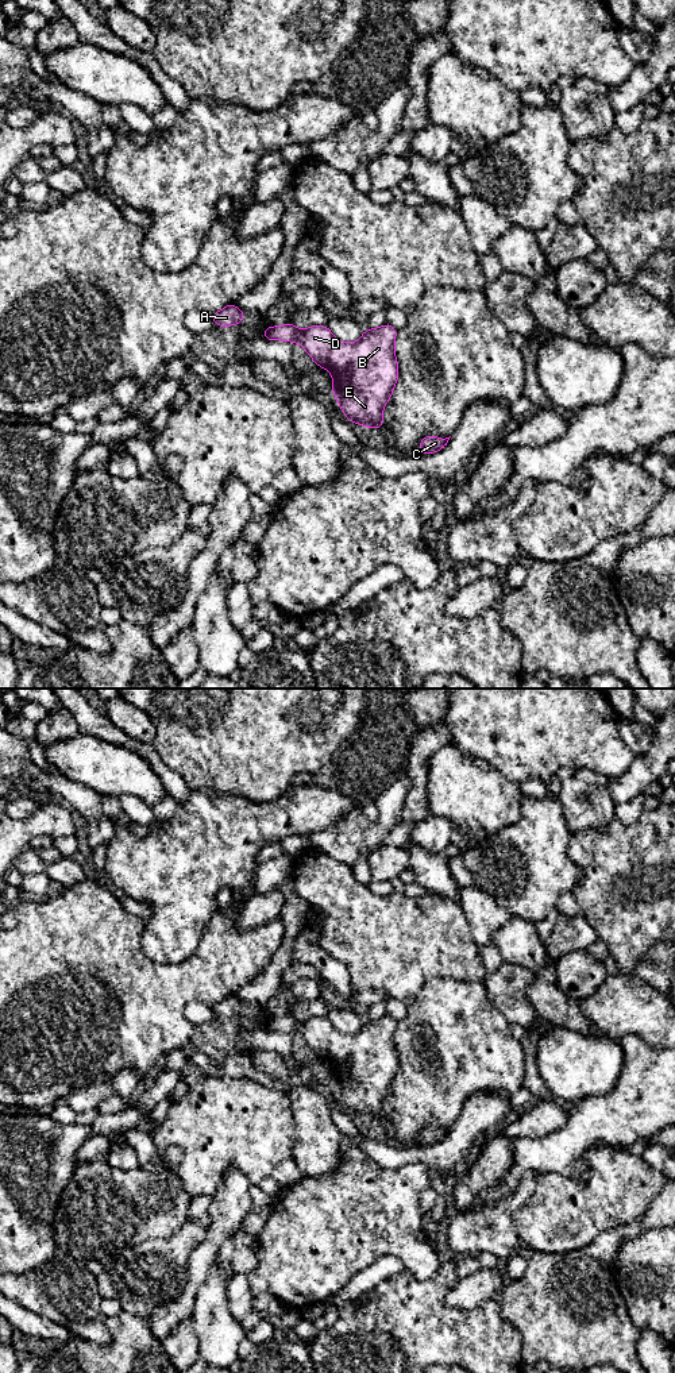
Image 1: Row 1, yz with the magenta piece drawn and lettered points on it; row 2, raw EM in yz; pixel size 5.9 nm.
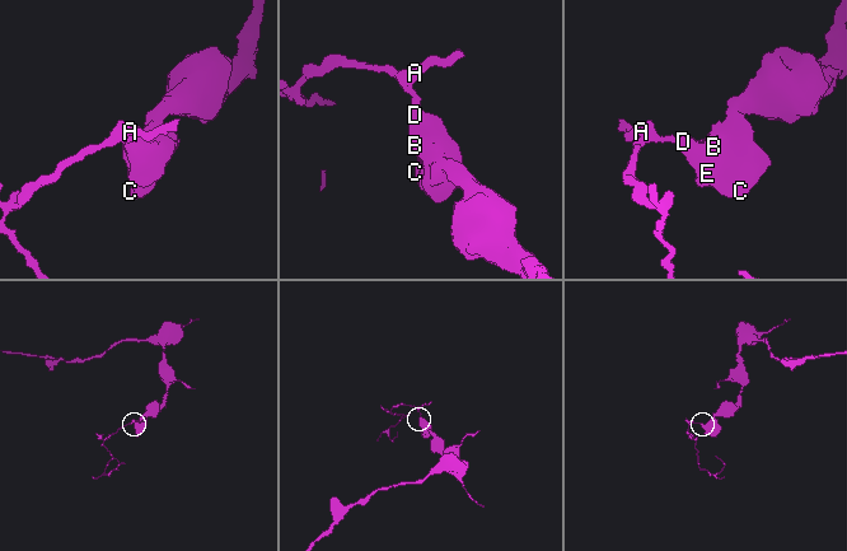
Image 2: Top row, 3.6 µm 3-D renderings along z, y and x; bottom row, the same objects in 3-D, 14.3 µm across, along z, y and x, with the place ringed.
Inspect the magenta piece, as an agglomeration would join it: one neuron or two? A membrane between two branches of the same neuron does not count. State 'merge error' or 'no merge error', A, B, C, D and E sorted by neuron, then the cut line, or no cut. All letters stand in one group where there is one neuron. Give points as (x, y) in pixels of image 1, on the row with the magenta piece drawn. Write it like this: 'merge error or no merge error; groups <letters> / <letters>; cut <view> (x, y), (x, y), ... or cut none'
no merge error; groups A B C D E; cut none

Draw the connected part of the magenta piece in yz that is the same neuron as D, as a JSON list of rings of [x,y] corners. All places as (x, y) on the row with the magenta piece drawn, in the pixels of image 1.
[[[288,323],[281,327],[267,325],[263,338],[298,342],[319,367],[331,373],[331,393],[338,397],[347,421],[381,429],[383,408],[398,379],[394,352],[397,329],[385,324],[363,331],[356,343],[343,343],[327,325],[298,331],[293,323]]]

